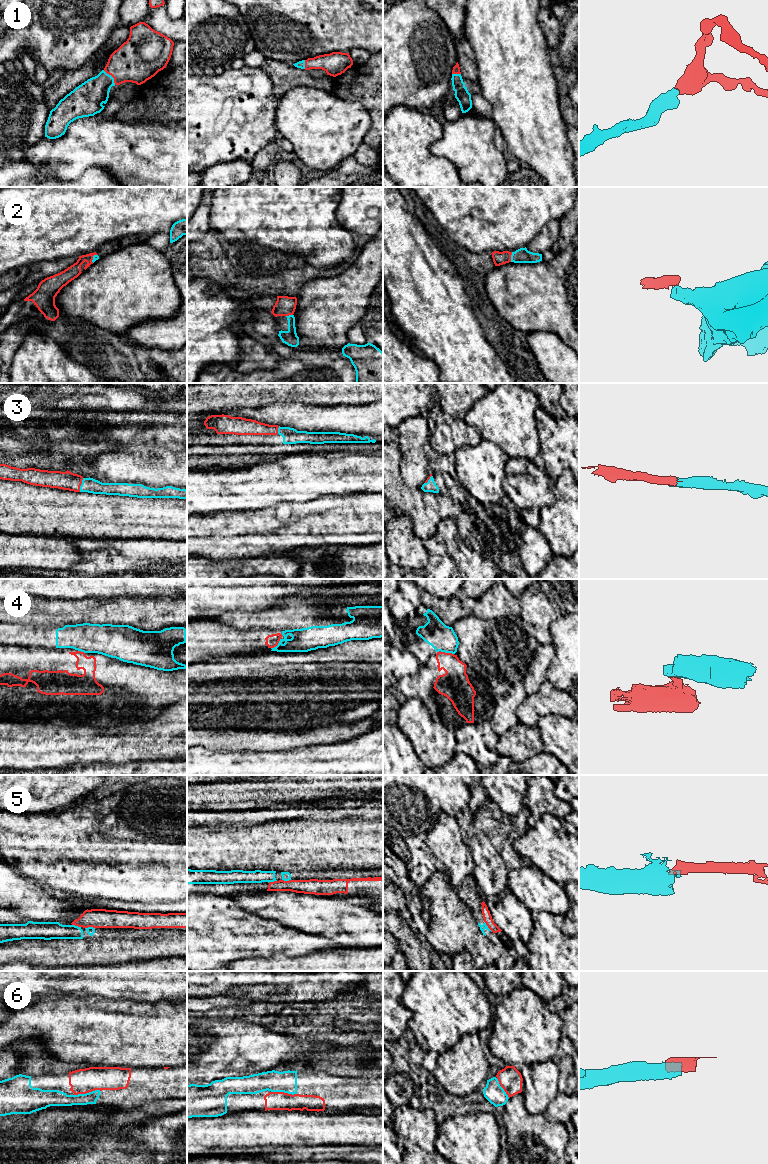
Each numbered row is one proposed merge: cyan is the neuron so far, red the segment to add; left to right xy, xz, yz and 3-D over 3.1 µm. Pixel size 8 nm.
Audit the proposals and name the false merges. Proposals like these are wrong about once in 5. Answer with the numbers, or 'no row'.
4

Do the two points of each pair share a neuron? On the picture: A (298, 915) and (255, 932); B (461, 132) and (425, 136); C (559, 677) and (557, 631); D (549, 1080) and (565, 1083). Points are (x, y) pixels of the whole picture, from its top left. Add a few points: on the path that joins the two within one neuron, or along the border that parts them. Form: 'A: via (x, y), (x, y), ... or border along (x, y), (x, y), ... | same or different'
A: border along (257, 914), (301, 931) | different
B: border along (443, 125), (441, 136), (429, 147), (438, 157) | different
C: via (562, 666), (562, 642) | same
D: border along (552, 1059), (559, 1071), (559, 1091) | different

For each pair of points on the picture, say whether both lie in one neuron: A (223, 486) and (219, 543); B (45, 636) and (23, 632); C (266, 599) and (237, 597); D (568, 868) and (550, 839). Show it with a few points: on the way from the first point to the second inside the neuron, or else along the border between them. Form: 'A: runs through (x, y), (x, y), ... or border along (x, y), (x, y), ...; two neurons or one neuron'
A: border along (245, 511), (220, 511), (198, 515); two neurons
B: runs through (40, 636), (28, 636); one neuron
C: runs through (259, 597), (244, 597); one neuron
D: runs through (565, 861), (550, 846); one neuron

